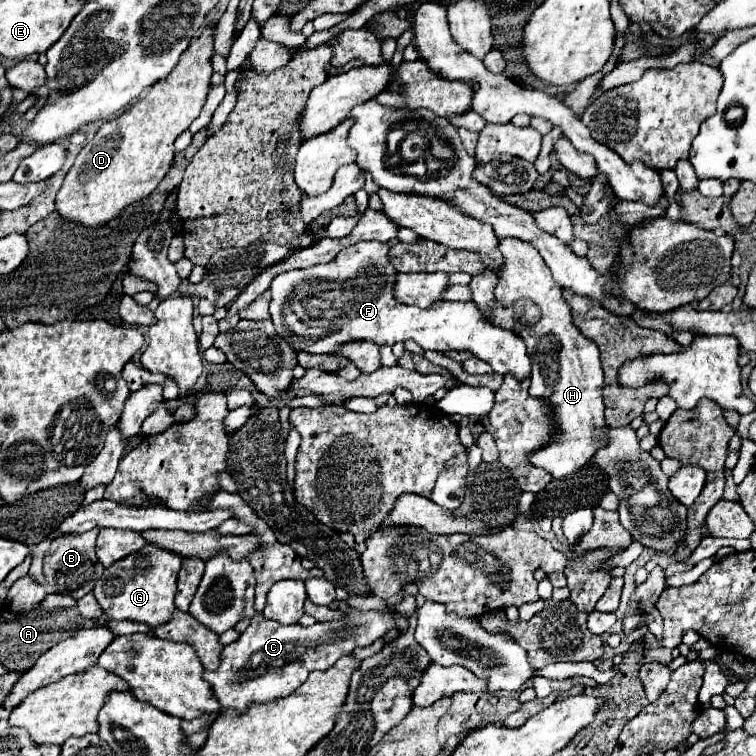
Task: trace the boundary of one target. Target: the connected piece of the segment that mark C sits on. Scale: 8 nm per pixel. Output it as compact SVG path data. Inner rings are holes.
M403 595L403 599L381 611L347 611L341 619L331 619L325 623L315 623L311 627L281 625L269 621L257 611L251 619L251 625L241 633L241 637L223 649L221 665L217 671L205 671L203 679L213 685L215 697L221 703L221 709L243 711L249 703L267 703L279 697L289 695L299 685L305 683L311 671L327 671L343 655L353 653L357 647L367 647L377 639L385 637L391 629L399 629L395 615L409 619L417 611L413 595Z

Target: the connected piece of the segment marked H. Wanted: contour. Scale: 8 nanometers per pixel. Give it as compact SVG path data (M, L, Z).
M501 239L499 241L499 251L503 255L503 267L499 273L499 281L495 285L495 299L503 301L505 305L529 297L533 299L539 307L541 307L541 321L533 327L523 327L517 335L527 343L527 351L533 363L533 371L531 371L531 387L529 387L529 395L537 397L537 399L545 399L551 403L551 407L557 413L557 423L555 423L555 433L553 437L541 445L537 451L527 455L527 461L533 467L539 467L543 471L547 471L551 477L555 479L563 479L571 473L577 473L581 467L589 465L591 457L607 445L605 437L597 437L593 431L595 429L607 429L605 423L605 405L603 405L603 369L601 369L601 359L599 359L599 349L597 345L587 339L585 335L581 335L581 331L575 327L573 317L571 317L571 307L565 303L565 299L561 297L561 287L559 283L553 279L549 267L545 267L545 261L541 259L539 251L529 247L529 243L521 243L519 239Z

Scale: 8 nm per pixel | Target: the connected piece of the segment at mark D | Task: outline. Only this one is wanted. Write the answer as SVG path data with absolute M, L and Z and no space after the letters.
M205 29L167 77L149 87L125 113L101 125L97 135L77 155L57 193L55 207L63 219L85 227L101 227L117 219L131 203L145 199L161 183L173 165L175 139L189 129L205 105L213 73L211 55L213 29Z

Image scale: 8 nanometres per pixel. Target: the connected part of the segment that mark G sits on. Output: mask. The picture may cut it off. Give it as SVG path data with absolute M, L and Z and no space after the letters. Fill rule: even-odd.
M143 547L137 553L113 563L105 569L103 577L95 583L95 597L109 619L115 621L137 621L149 627L165 625L175 611L175 593L177 593L177 575L181 569L177 555L161 551L159 547Z

